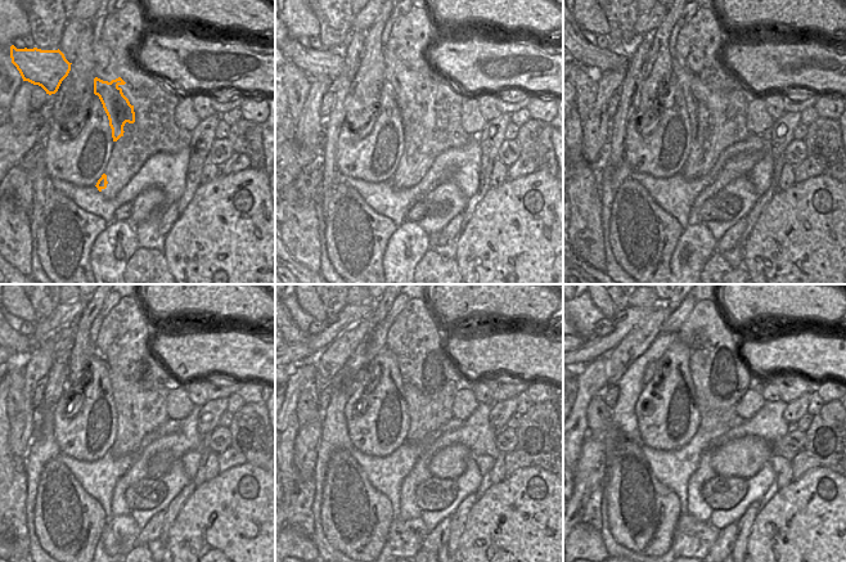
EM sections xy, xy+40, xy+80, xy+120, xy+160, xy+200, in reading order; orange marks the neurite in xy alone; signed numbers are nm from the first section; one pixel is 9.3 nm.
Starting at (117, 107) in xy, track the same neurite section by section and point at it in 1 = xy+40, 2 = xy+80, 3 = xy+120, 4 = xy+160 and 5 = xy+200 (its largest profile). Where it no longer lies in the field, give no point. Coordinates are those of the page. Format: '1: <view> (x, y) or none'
1: xy+40 (410, 112)
2: xy+80 (697, 116)
3: xy+120 (121, 403)
4: xy+160 (412, 401)
5: xy+200 (701, 403)

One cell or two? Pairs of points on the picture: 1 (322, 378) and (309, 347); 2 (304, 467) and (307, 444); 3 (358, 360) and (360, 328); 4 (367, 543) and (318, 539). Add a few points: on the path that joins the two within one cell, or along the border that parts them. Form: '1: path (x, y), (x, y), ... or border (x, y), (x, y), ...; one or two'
1: border (341, 333), (319, 354); two
2: path (305, 462), (305, 449); one
3: border (370, 333), (340, 368); two
4: border (319, 511), (322, 531), (334, 548); two

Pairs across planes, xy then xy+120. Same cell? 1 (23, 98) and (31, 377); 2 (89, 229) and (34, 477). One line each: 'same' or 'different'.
1: same
2: different

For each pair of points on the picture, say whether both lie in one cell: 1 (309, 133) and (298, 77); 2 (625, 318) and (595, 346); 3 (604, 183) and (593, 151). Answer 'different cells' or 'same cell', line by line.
1: different cells
2: same cell
3: different cells

